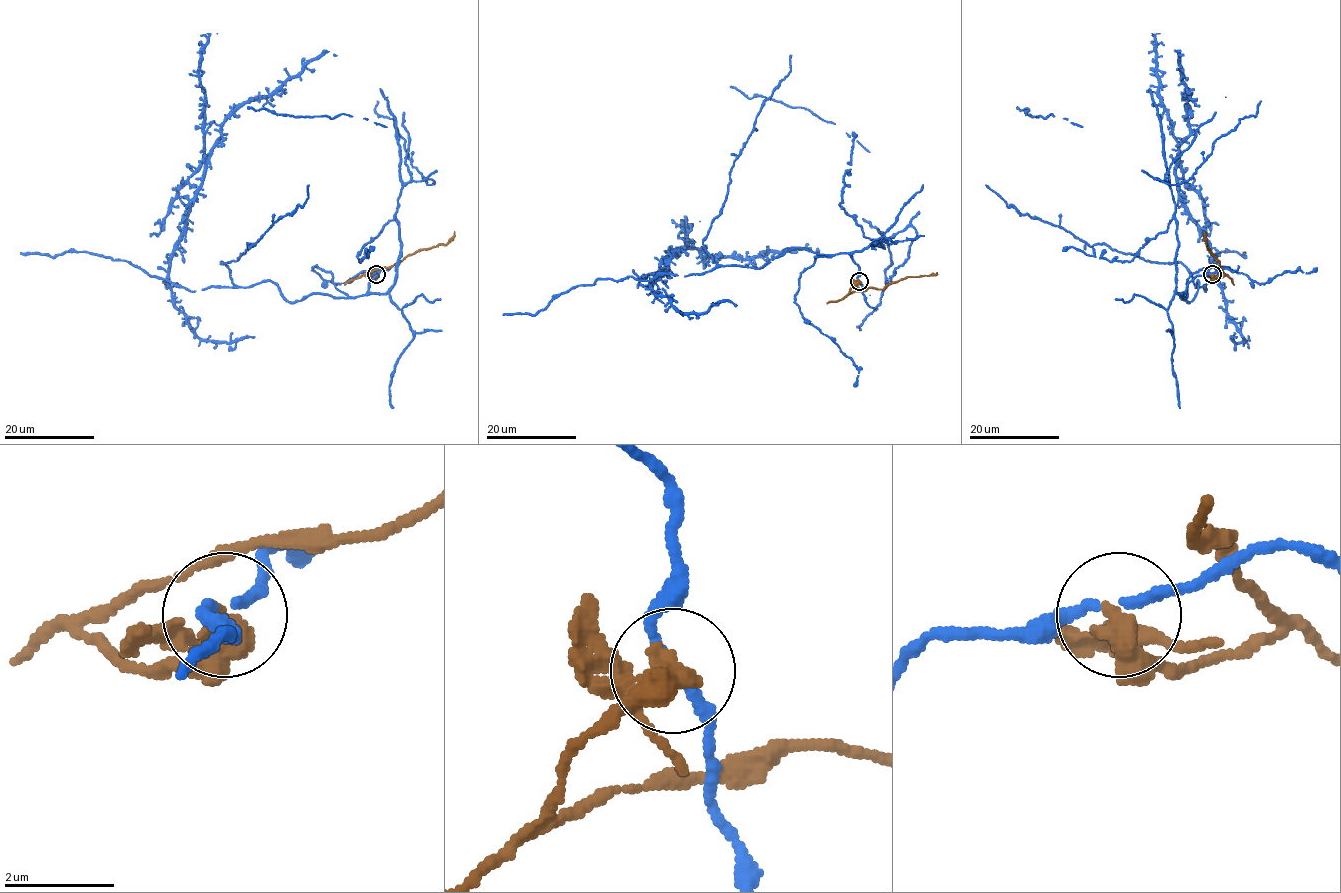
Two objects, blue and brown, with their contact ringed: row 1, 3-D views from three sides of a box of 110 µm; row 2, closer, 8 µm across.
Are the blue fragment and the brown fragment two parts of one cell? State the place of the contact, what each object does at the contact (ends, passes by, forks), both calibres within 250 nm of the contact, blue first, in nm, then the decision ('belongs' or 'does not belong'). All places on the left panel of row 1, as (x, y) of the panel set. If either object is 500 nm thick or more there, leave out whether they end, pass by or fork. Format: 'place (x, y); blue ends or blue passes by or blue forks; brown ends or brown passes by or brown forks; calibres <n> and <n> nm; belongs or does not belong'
place (376, 274); calibres 150 and 500 nm; does not belong

